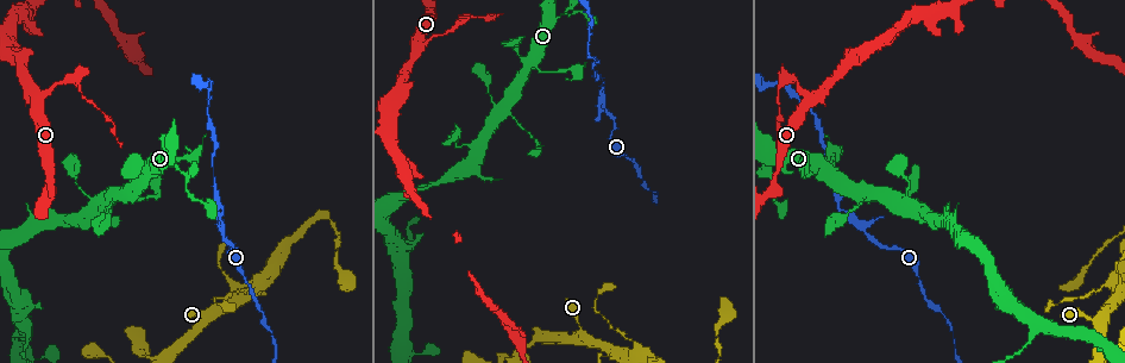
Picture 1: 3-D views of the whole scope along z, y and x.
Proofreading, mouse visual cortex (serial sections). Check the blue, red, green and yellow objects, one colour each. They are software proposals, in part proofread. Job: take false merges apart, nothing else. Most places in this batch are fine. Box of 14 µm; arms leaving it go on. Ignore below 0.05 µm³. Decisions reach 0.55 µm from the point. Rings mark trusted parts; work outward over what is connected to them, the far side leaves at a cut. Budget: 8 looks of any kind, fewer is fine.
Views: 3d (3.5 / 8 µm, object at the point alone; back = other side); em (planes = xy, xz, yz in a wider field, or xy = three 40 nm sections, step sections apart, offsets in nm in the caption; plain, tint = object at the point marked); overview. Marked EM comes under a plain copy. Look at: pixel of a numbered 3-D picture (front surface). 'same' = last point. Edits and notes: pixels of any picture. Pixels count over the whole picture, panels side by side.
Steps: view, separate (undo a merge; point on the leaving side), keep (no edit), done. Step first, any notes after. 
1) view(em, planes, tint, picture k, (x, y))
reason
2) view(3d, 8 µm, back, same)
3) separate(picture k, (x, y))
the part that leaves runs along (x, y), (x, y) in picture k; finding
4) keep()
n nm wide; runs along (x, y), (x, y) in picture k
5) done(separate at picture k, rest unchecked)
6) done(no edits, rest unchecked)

view(3d, 3.5 µm, picture 1, (786, 77))
abrupt turn

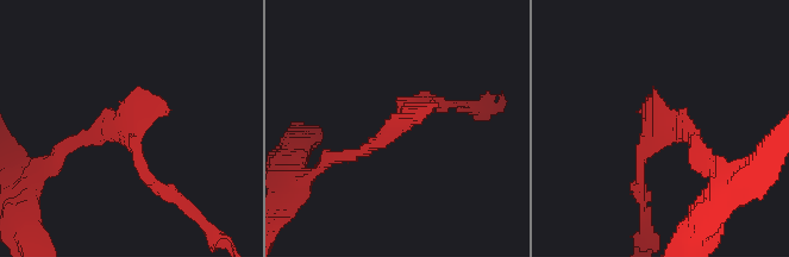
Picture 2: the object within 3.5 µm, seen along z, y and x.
view(em, xy, step 2, tint, picture 2, (394, 125))

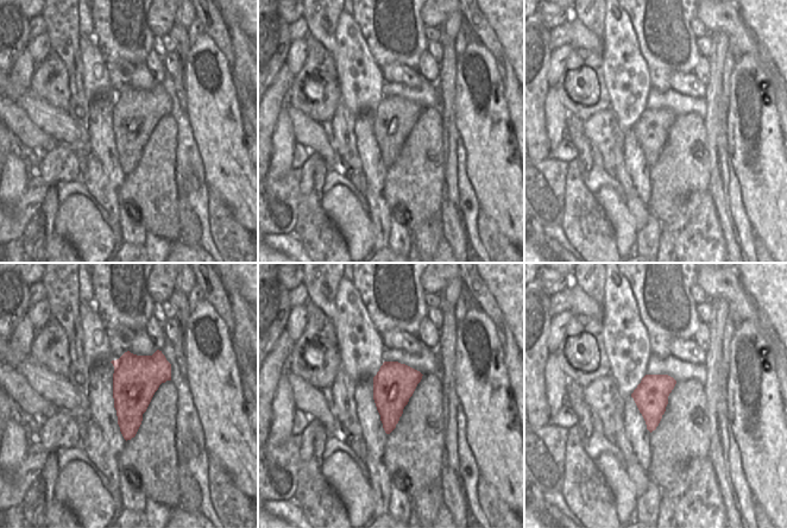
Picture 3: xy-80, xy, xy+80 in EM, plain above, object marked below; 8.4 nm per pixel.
keep()
runs along (330, 156), (359, 154), (407, 101), (425, 101) in picture 2; one cell here

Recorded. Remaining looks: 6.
view(em, xy, step 5, tint, picture 1, (771, 174))
arms part here

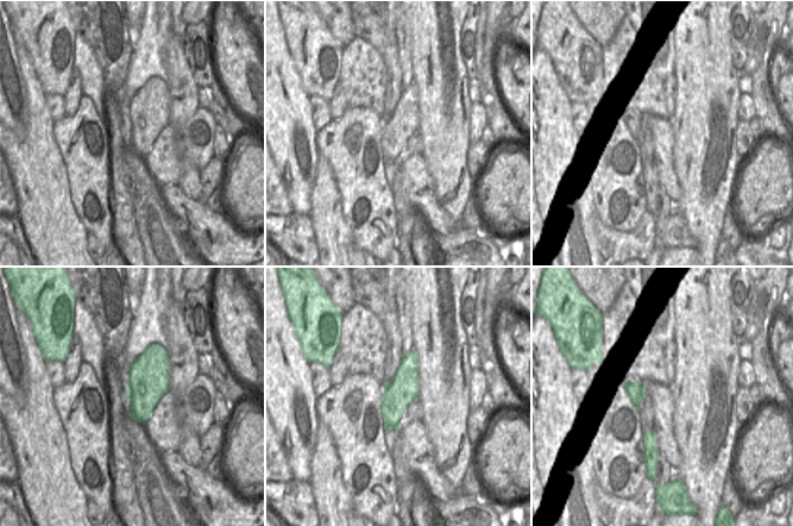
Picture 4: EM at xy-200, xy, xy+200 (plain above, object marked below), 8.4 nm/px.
view(3d, 3.5 µm, back, same)

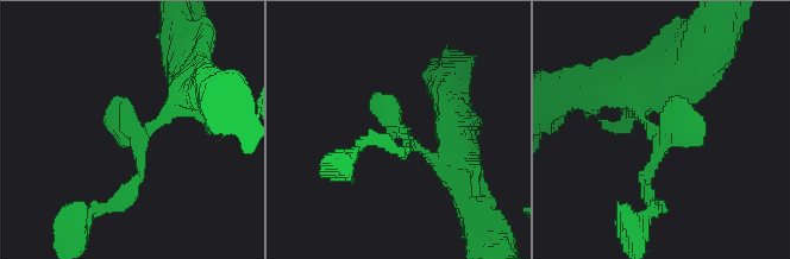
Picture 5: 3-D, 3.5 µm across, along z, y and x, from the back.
keep()
260 nm wide; runs along (192, 90), (137, 138), (140, 178), (114, 204) in picture 5; one cell here

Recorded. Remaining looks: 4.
view(3d, 3.5 µm, picture 1, (27, 330))
branch point

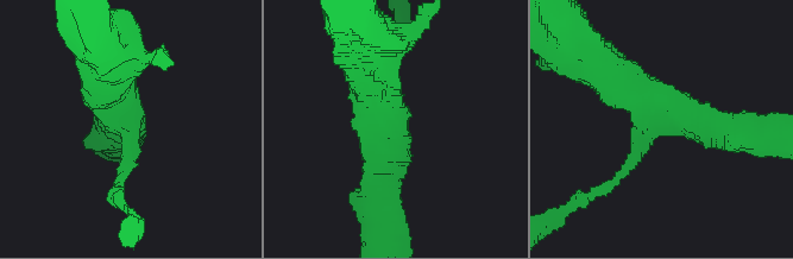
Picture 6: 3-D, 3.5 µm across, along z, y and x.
view(em, xy, step 5, tint, picture 6, (394, 115))
3 arms; arms of 200, 400, 600 nm; shape alone is not enough

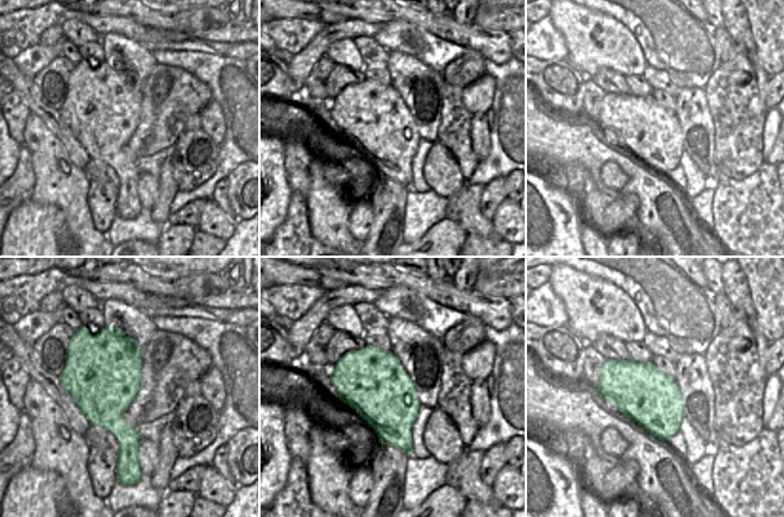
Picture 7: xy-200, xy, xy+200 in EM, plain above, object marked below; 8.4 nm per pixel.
view(em, xy, step 1, tint, same)

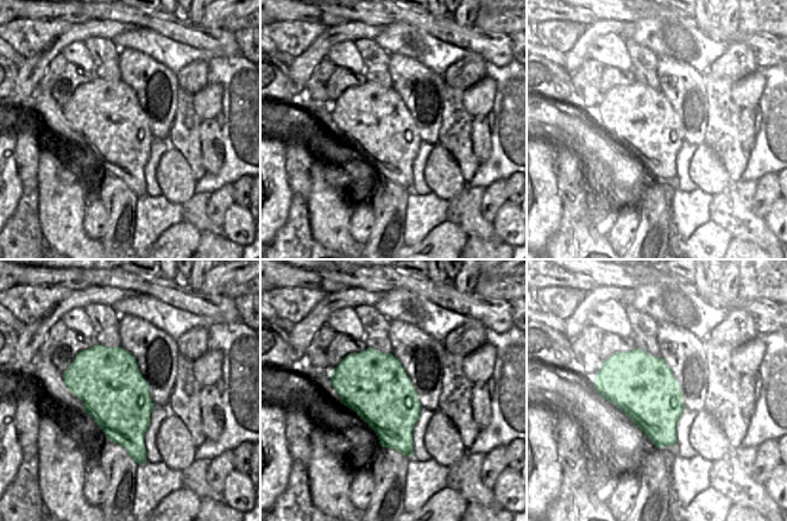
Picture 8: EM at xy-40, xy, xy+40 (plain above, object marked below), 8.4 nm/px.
keep()
runs along (595, 64), (659, 108), (731, 130) in picture 6; all the same cell

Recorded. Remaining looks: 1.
done(no edits, rest unchecked)

